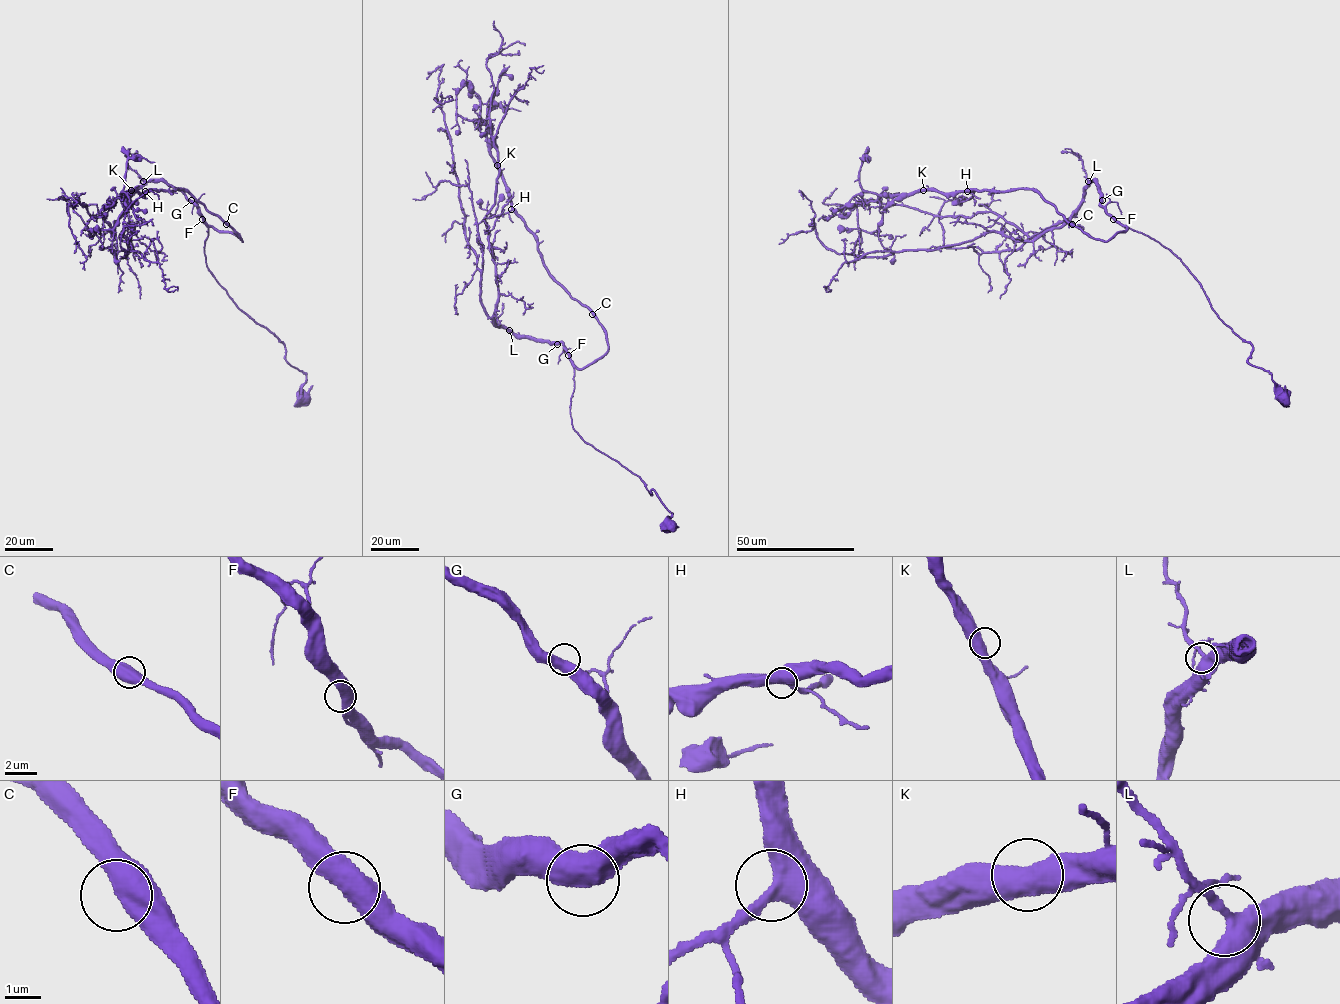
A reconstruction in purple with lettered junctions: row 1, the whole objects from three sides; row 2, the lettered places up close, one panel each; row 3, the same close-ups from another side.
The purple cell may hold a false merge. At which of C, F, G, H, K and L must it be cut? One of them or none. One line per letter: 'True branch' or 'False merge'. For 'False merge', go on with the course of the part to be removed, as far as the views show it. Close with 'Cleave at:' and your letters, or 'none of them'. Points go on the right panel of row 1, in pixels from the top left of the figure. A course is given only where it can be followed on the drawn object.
C: True branch
F: True branch
G: True branch
H: True branch
K: True branch
L: True branch
Cleave at: none of them

